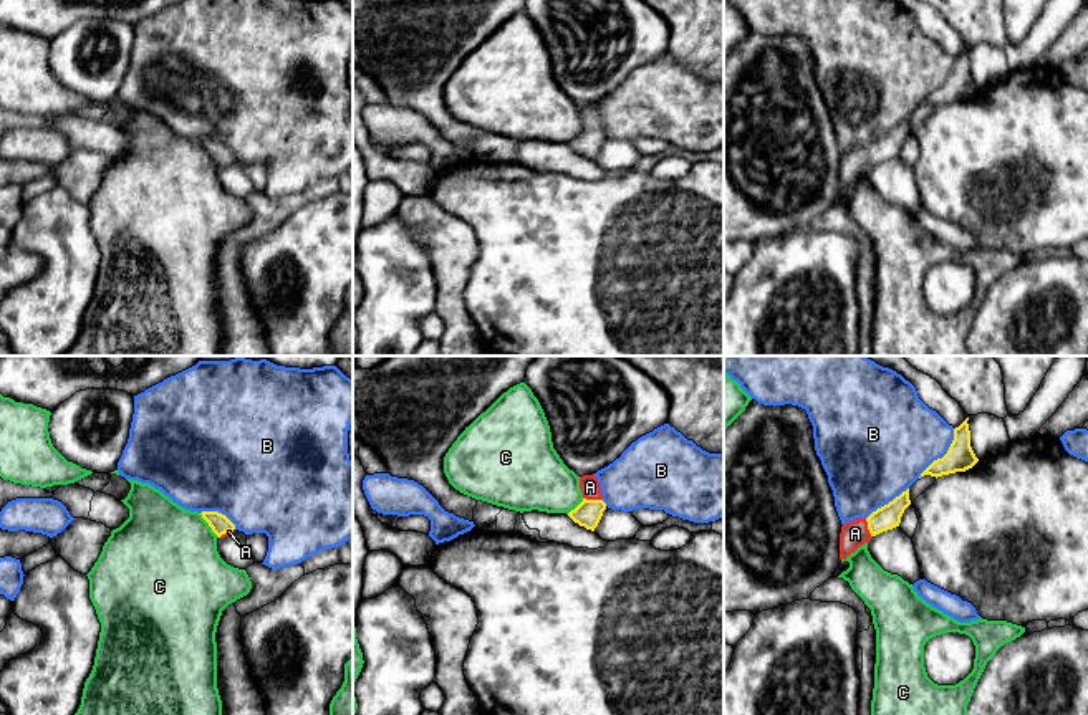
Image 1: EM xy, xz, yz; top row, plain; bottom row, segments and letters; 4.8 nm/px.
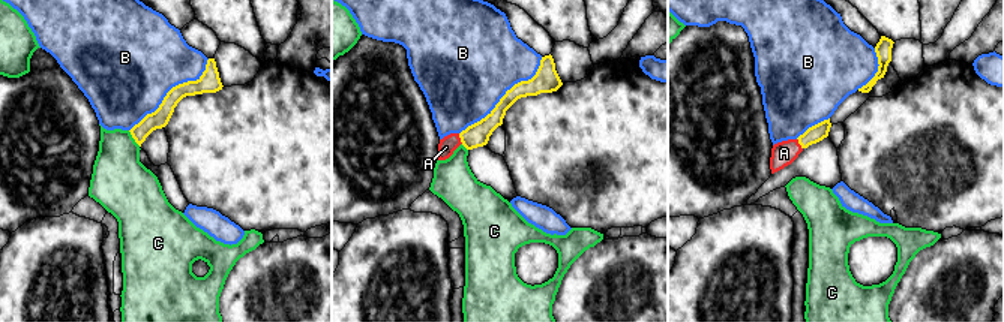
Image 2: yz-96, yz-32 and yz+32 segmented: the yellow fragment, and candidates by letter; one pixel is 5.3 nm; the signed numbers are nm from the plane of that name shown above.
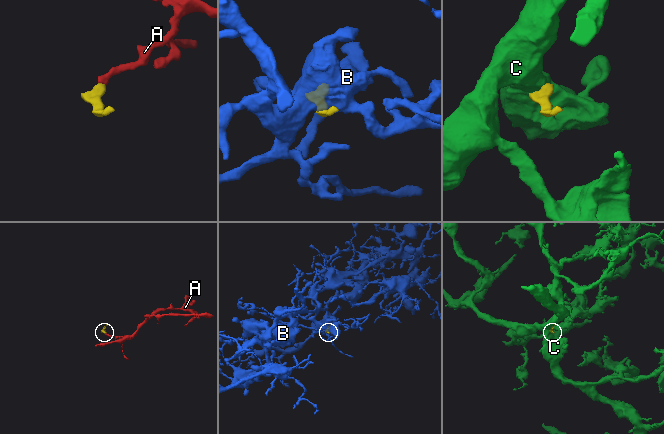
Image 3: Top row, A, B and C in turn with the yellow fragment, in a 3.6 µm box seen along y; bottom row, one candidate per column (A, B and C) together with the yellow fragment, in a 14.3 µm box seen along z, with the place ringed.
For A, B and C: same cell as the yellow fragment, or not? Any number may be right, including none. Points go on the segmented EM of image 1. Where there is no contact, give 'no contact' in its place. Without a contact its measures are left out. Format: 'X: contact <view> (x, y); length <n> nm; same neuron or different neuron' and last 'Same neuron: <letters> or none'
A: contact xz (593, 500); length 100 nm; same neuron
B: contact yz (944, 455); length 300 nm; different neuron
C: contact xy (209, 525); length 160 nm; different neuron
Same neuron: A

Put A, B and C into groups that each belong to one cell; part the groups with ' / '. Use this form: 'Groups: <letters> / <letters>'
Groups: A / B / C

